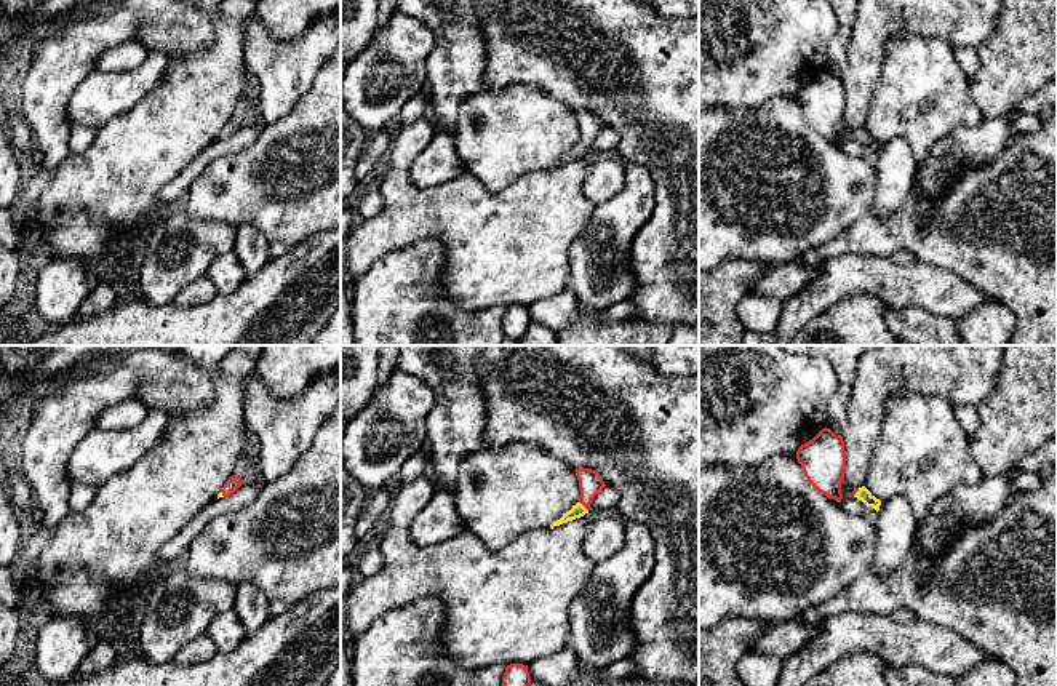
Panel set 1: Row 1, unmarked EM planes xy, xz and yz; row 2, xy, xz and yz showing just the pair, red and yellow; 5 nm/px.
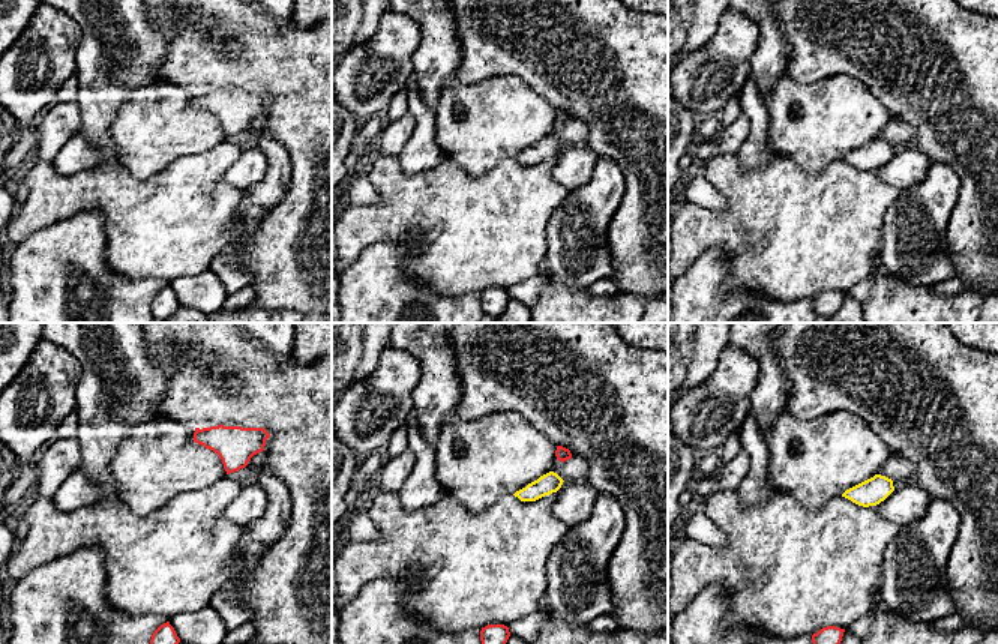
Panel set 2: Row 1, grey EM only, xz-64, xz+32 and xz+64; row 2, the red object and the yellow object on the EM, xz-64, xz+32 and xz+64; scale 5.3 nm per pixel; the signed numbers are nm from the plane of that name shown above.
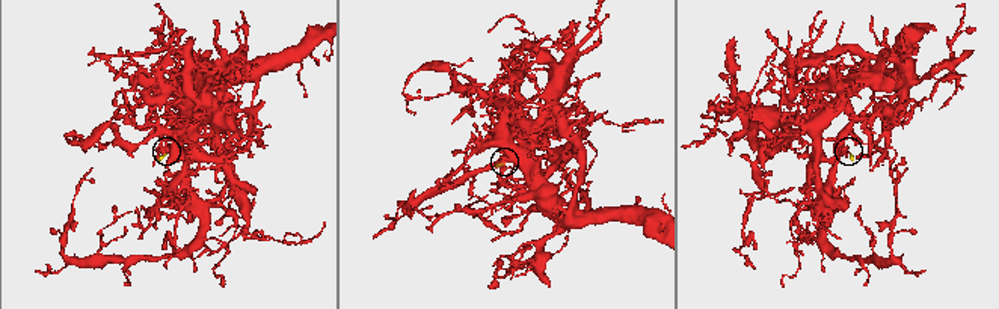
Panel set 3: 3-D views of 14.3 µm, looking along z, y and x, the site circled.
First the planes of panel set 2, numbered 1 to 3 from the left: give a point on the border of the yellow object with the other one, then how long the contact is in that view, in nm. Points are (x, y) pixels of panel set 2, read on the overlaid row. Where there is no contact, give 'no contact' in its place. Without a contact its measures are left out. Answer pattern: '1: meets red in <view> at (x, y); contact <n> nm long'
1: no contact
2: no contact
3: no contact

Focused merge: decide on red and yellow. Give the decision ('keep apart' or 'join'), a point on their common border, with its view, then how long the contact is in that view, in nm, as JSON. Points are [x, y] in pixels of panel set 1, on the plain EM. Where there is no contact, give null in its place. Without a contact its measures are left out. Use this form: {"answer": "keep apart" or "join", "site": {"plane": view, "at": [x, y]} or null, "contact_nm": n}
{"answer": "join", "site": {"plane": "xz", "at": [582, 146]}, "contact_nm": 70}

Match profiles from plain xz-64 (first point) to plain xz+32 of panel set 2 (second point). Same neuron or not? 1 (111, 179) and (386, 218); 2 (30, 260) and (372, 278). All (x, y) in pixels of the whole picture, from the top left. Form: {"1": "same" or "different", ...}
{"1": "same", "2": "same"}

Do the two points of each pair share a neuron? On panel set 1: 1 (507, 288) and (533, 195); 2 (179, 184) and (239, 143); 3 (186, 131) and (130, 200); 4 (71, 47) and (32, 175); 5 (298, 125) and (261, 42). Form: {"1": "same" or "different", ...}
{"1": "same", "2": "same", "3": "same", "4": "same", "5": "different"}

